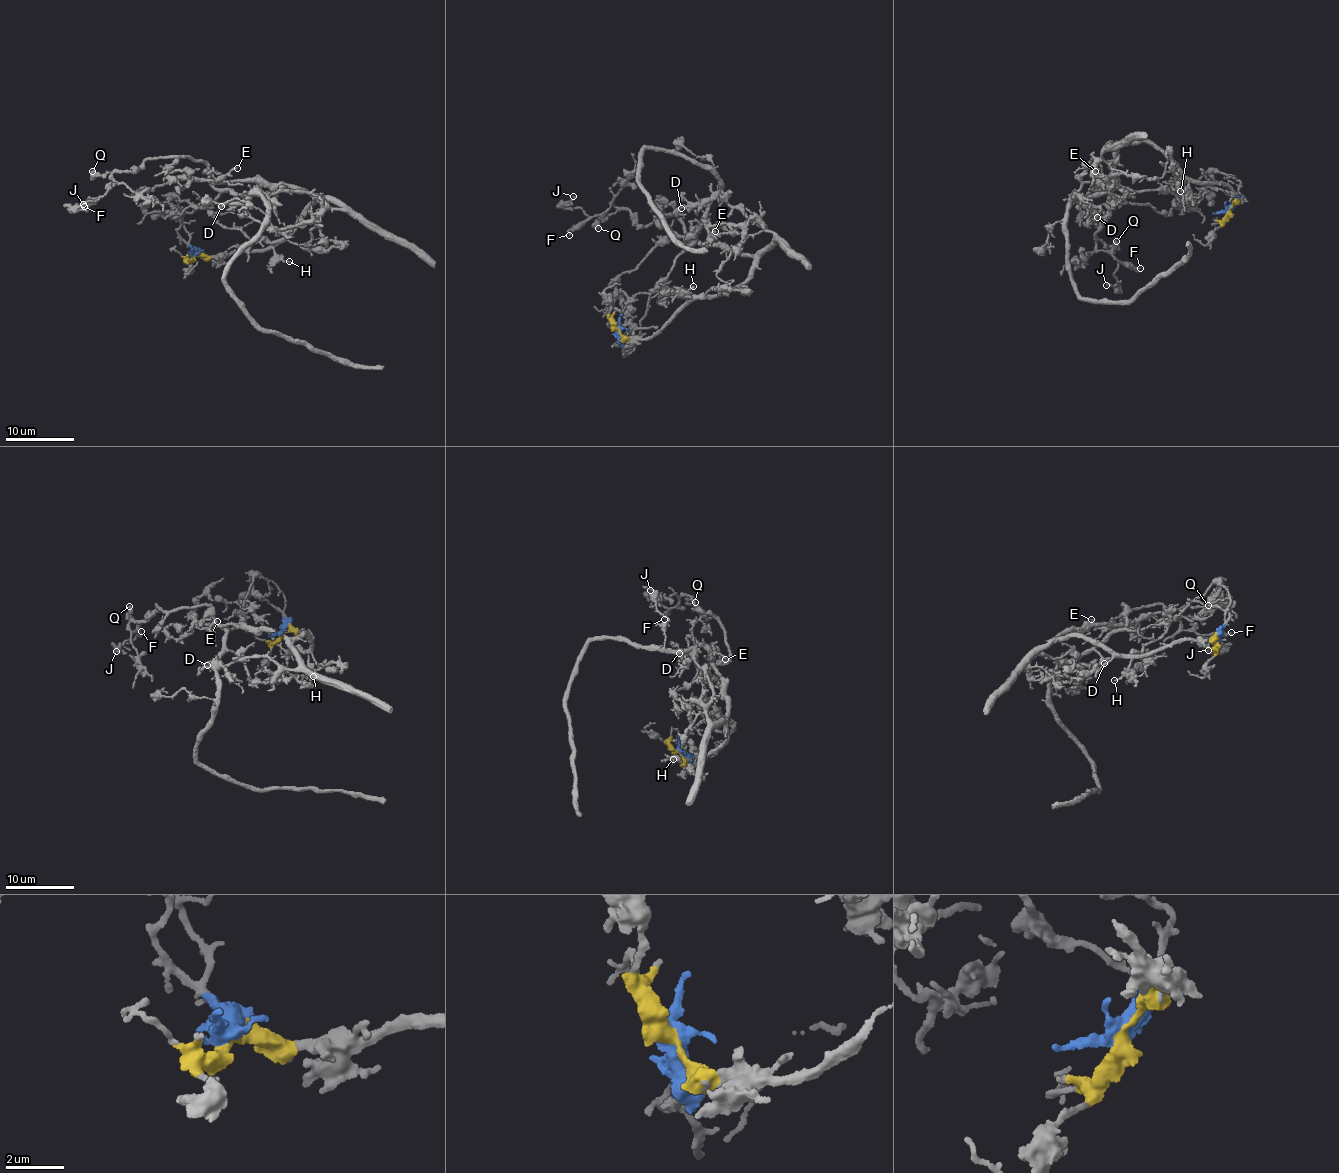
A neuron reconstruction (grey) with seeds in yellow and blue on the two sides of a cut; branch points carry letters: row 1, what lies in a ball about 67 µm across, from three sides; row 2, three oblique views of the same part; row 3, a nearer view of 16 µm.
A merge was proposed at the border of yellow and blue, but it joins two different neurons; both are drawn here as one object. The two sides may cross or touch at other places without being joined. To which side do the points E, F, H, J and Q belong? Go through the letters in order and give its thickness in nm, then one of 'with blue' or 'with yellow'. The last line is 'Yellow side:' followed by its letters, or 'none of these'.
E: 170 nm | with yellow
F: 180 nm | with blue
H: 150 nm | with yellow
J: 160 nm | with blue
Q: 500 nm | with blue
Yellow side: E, H

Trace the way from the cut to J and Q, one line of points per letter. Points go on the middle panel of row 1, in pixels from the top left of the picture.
J: (617, 328), (625, 356), (690, 235), (673, 216), (640, 224), (612, 204), (590, 216), (568, 207), (573, 196)
Q: (617, 328), (625, 356), (690, 235), (673, 216), (643, 225), (625, 209), (601, 216), (598, 228)

